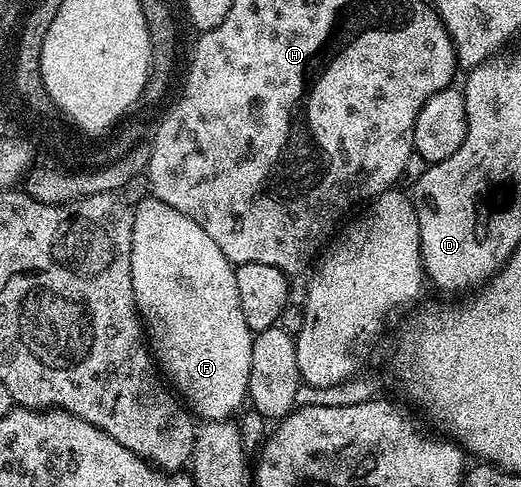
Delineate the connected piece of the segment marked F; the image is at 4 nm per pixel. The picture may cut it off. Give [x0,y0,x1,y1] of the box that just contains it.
[131,196,254,422]

